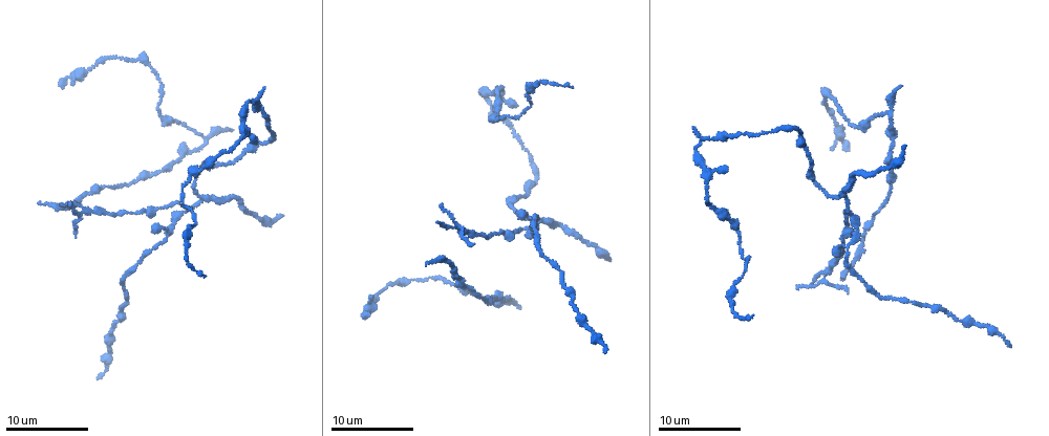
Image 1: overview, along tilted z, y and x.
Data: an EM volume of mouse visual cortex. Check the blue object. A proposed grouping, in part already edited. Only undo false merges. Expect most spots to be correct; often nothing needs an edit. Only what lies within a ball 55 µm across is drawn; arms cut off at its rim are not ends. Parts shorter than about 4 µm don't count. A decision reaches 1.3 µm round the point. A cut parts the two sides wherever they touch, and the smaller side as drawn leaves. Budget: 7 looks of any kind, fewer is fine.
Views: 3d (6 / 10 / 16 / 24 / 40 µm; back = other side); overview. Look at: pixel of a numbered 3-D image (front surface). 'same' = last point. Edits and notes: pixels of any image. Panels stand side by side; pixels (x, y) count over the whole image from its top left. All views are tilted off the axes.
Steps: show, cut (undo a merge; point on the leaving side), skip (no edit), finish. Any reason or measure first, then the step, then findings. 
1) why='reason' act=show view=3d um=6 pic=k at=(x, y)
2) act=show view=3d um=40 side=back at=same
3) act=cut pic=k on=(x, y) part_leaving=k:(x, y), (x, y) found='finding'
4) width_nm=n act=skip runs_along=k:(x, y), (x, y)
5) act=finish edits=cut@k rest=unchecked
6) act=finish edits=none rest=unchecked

why='sudden change in width' act=show view=3d um=10 pic=1 at=(200, 136)

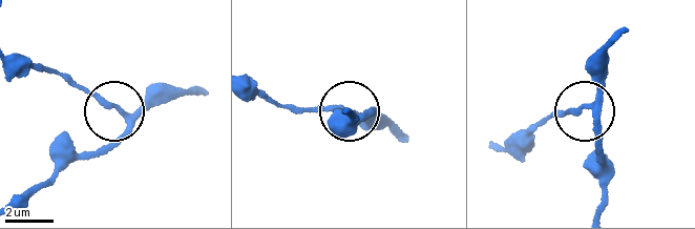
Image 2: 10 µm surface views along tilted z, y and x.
width_nm=180 act=skip runs_along=2:(599, 207), (604, 157), (598, 121), (586, 109), (554, 118) found='one neuron here'

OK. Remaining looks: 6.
act=show view=3d um=10 pic=1 at=(453, 284)

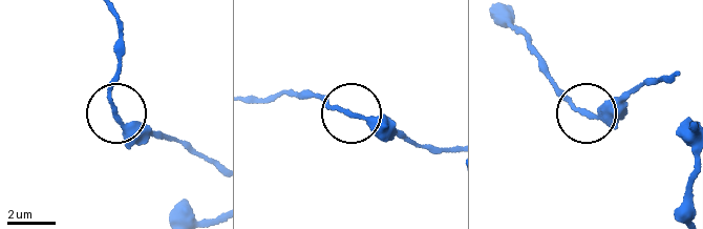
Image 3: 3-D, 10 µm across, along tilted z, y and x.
act=skip runs_along=3:(672, 79), (639, 86), (591, 113), (539, 71) found='all the same neuron'

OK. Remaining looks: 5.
why='side arm on a straight run' act=show view=3d um=6 pic=1 at=(850, 212)

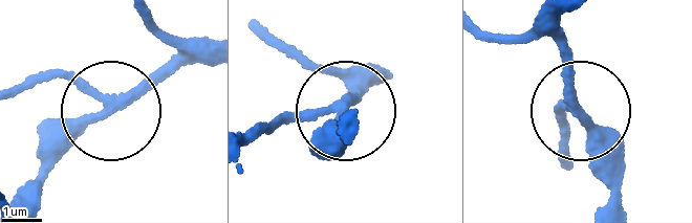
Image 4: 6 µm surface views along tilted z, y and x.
act=show view=3d um=6 side=back pic=4 at=(113, 106)

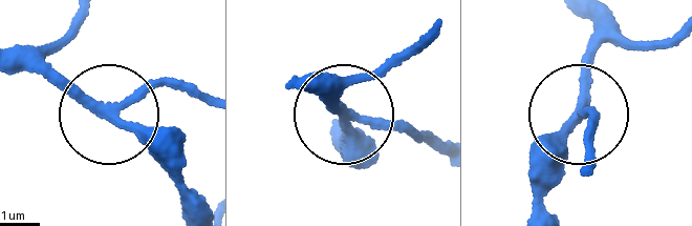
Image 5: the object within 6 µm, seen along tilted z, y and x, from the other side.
act=skip runs_along=5:(583, 167), (593, 126), (584, 108), (561, 127), (539, 209) found='continuous, no second neuron'

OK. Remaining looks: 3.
act=show view=3d um=10 pic=1 at=(849, 231)

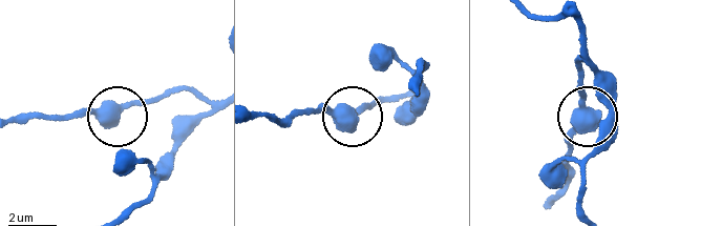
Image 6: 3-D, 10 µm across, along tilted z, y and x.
act=show view=3d um=10 side=back pic=6 at=(118, 116)

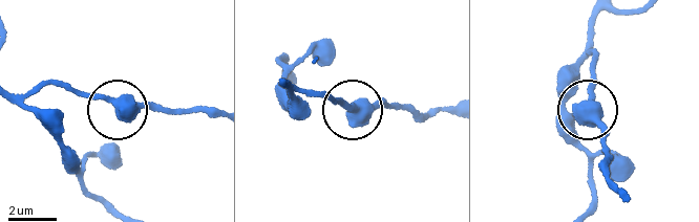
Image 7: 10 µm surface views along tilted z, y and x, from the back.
side_arm_um=69 act=skip runs_along=7:(122, 105), (77, 93), (55, 79) found='continuous, no second neuron'

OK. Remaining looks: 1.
act=finish edits=none rest=unchecked

